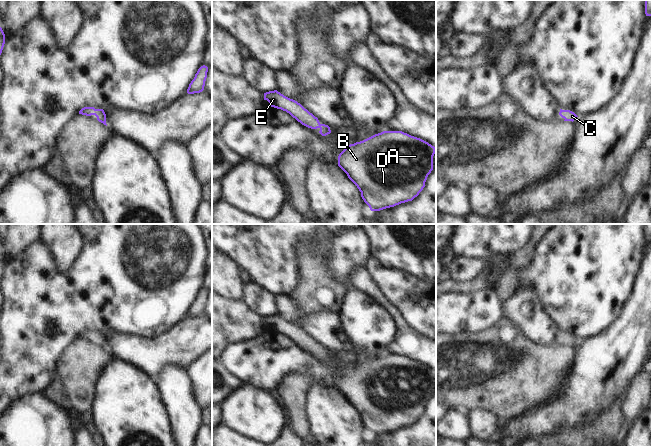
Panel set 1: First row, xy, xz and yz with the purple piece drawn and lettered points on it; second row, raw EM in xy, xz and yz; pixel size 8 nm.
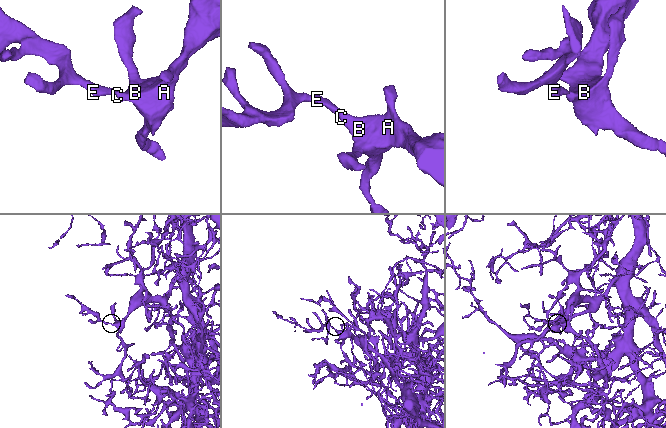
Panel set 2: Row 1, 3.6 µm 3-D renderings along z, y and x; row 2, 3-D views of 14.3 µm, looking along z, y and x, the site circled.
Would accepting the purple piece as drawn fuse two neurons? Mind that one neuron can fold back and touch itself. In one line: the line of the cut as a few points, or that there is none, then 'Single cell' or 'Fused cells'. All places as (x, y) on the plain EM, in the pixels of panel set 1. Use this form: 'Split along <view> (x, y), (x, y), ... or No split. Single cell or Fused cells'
No split. Single cell

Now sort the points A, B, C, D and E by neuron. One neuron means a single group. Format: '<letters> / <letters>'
A B C D E

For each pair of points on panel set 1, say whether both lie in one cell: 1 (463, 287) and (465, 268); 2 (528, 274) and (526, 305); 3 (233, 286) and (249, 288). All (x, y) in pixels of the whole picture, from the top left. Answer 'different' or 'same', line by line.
1: different
2: different
3: different

